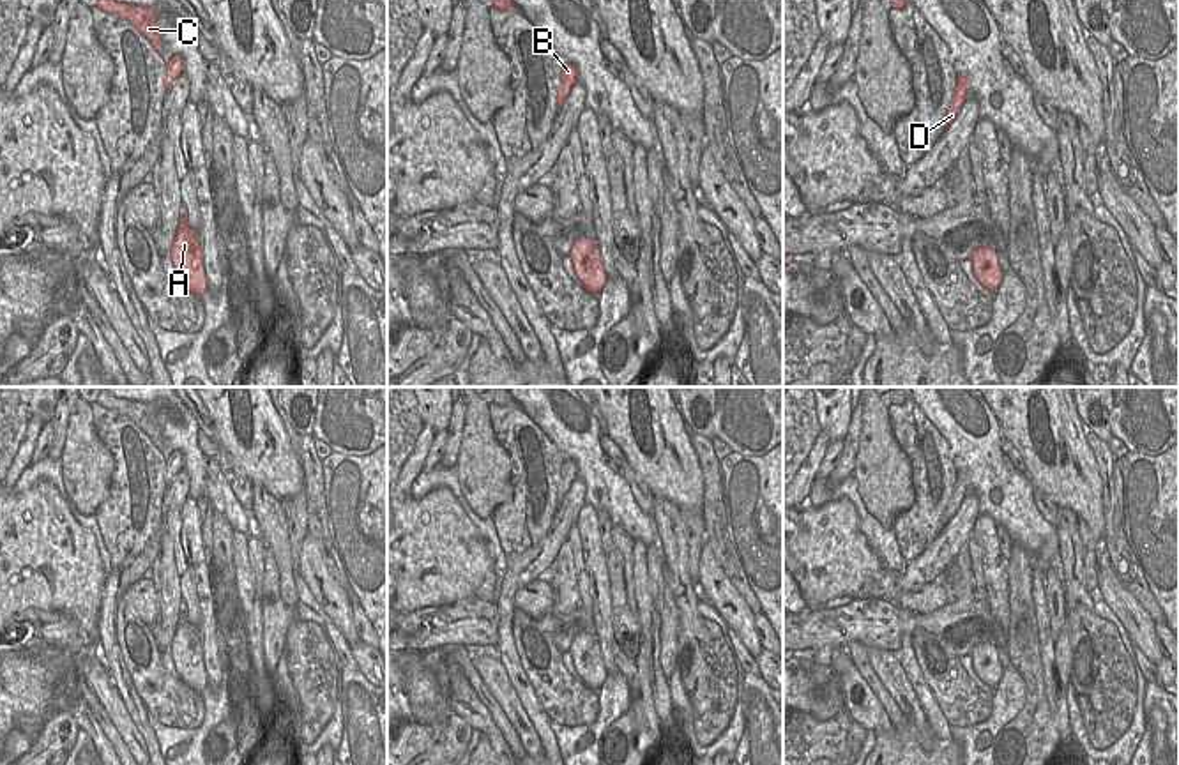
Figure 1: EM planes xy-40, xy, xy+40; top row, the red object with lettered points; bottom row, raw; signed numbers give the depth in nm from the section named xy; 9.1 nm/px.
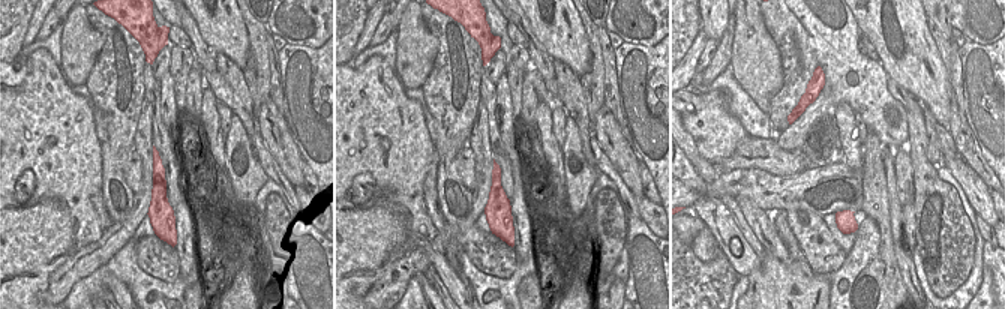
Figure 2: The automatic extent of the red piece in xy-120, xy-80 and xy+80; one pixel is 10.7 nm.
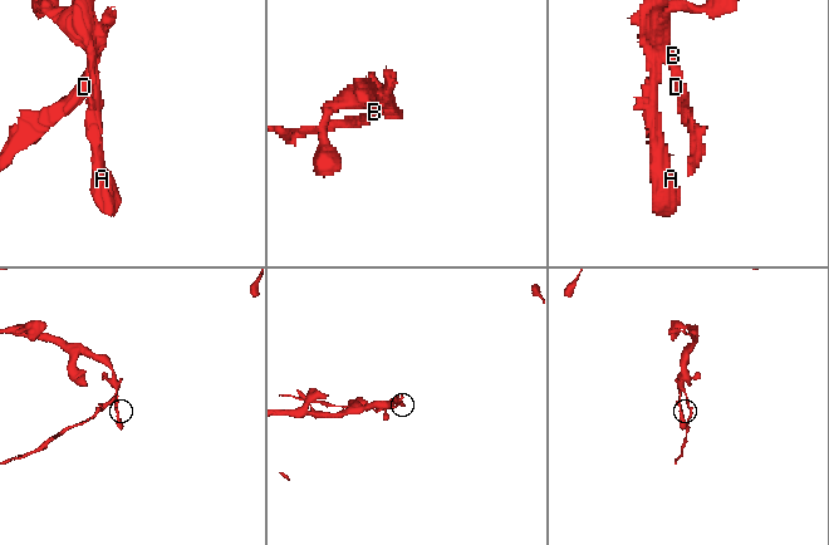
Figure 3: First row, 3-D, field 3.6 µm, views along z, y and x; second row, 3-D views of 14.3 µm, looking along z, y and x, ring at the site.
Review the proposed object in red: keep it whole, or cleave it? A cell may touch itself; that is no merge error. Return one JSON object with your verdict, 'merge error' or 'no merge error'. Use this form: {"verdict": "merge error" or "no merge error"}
{"verdict": "merge error"}

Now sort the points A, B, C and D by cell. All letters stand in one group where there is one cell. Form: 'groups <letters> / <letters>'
groups A B C / D

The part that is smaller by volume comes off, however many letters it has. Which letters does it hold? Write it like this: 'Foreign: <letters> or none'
Foreign: D

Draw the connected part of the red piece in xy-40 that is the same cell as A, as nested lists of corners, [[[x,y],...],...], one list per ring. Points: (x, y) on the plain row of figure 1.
[[[182,604],[175,636],[168,648],[175,670],[182,682],[193,687],[196,693],[207,687],[207,671],[203,666],[203,650],[198,638],[198,629],[194,629],[186,618],[186,606]]]

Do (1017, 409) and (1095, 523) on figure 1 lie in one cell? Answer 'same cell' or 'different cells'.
same cell

